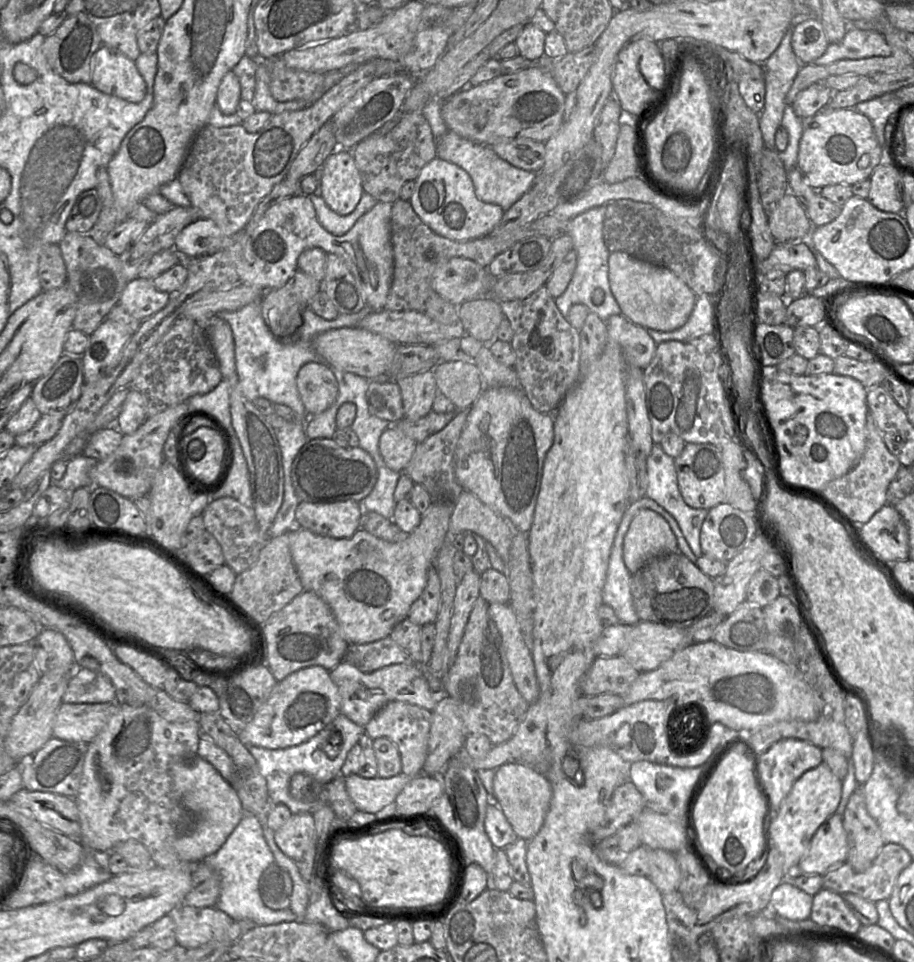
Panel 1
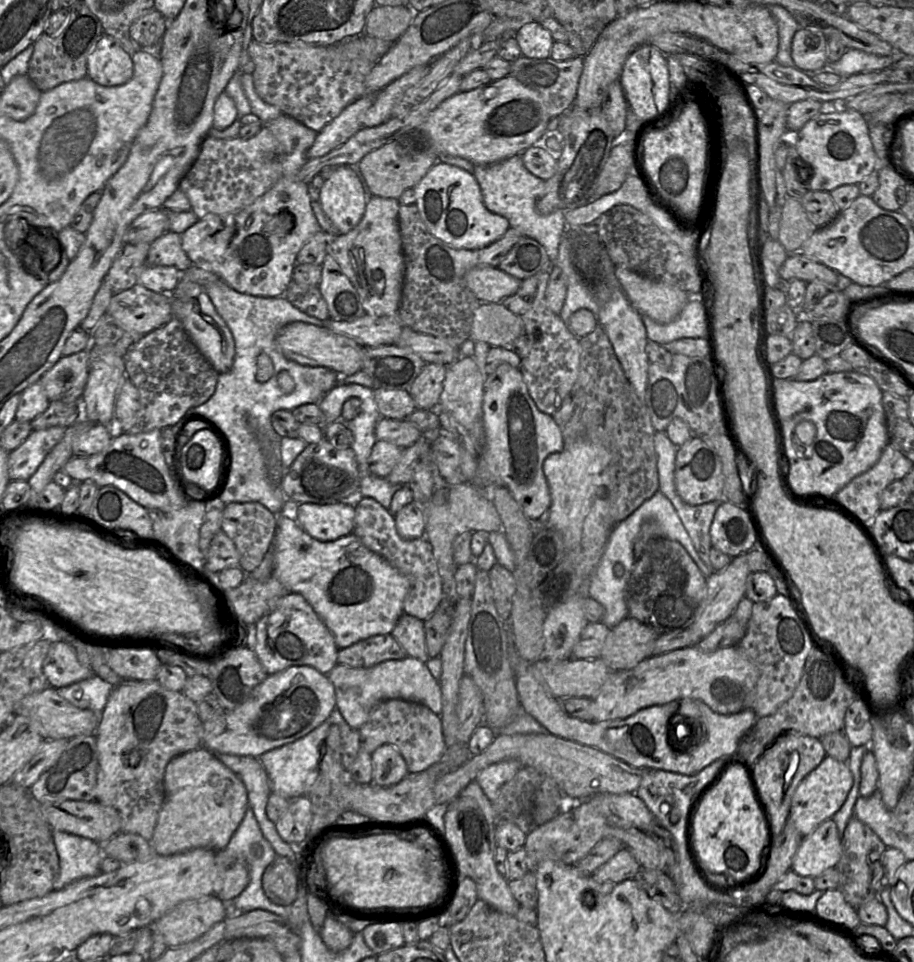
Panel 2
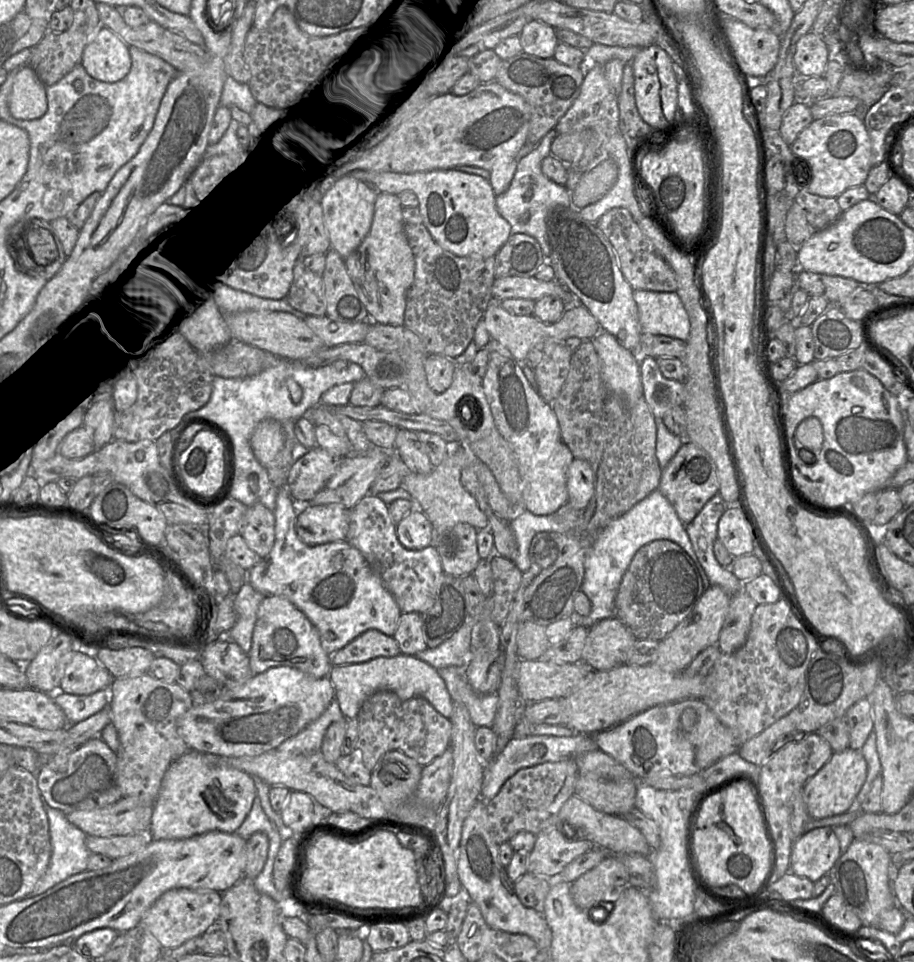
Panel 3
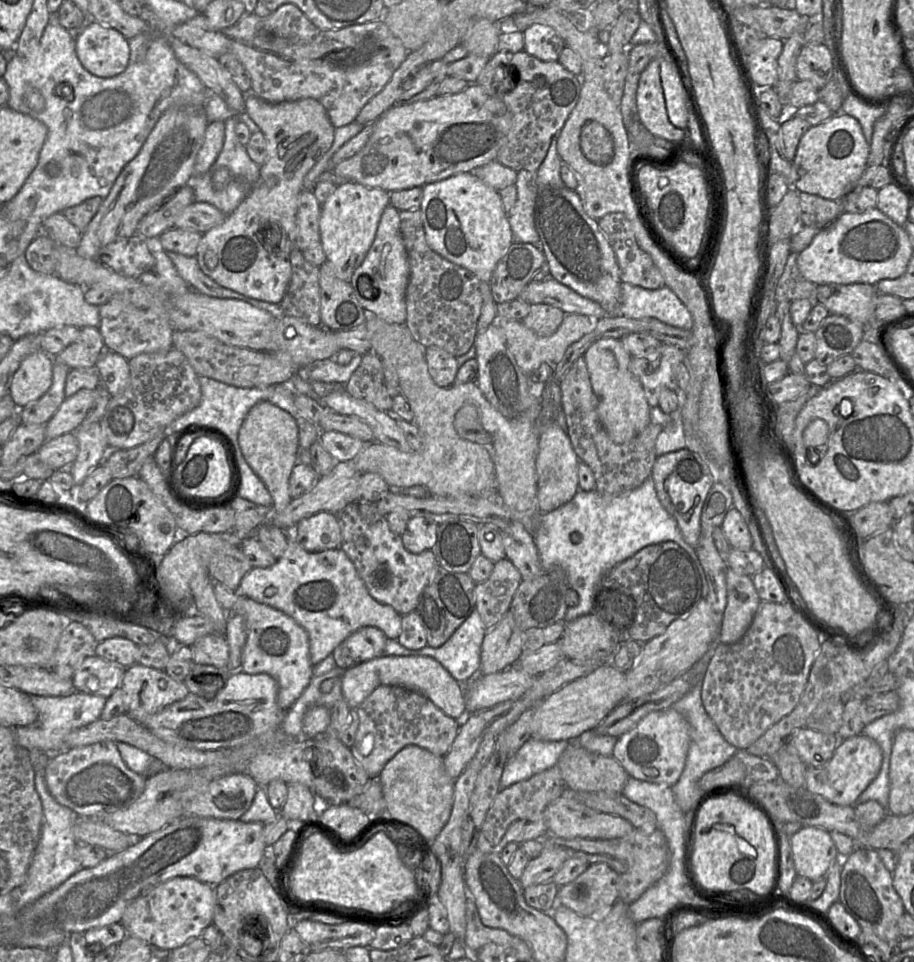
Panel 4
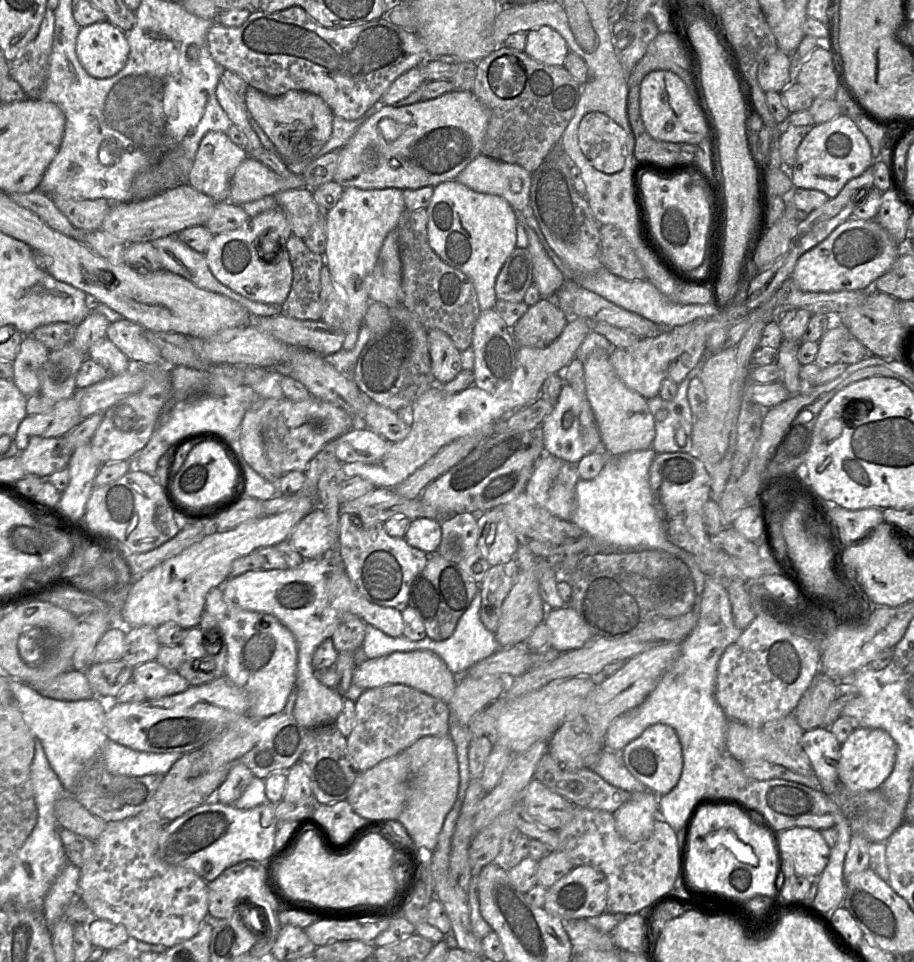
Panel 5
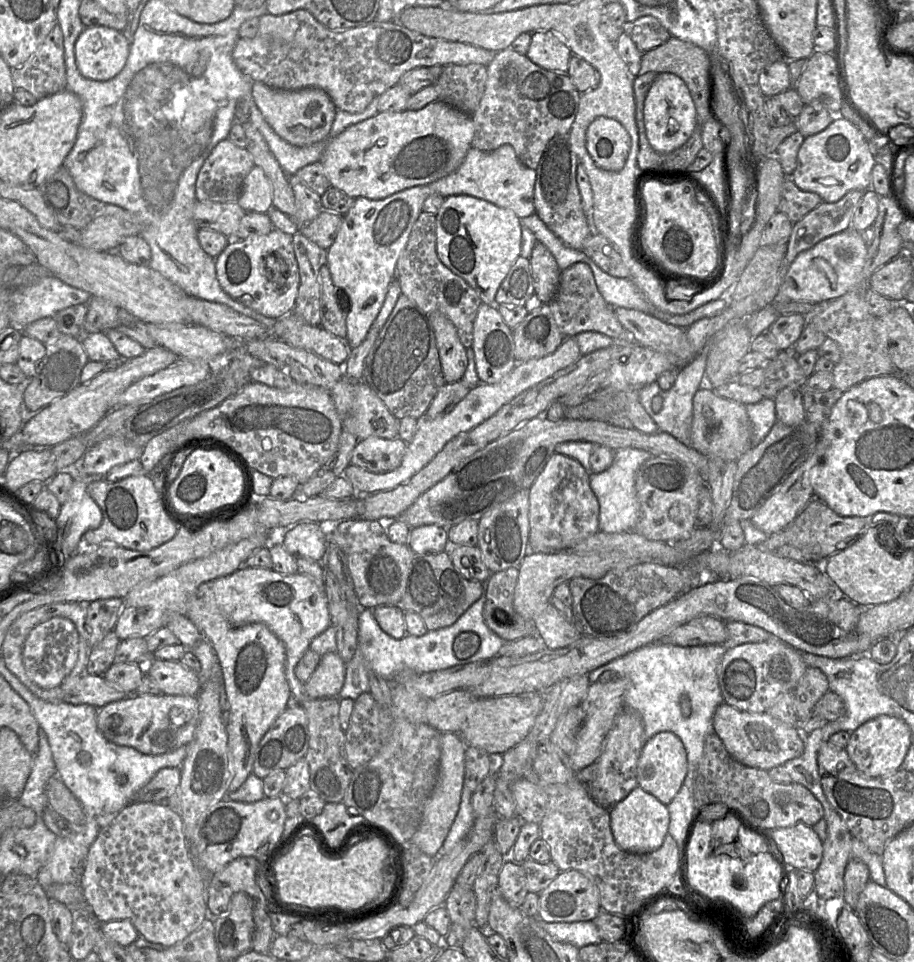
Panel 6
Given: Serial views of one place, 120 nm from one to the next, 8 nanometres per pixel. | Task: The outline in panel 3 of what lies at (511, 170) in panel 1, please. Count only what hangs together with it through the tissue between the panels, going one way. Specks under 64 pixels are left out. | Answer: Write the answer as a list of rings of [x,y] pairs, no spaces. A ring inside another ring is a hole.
[[[550,130],[539,144],[522,157],[516,167],[508,189],[495,197],[500,215],[510,224],[512,234],[526,234],[533,237],[541,247],[545,261],[549,260],[550,247],[547,238],[547,216],[557,206],[572,207],[571,192],[564,185],[548,179],[541,170],[542,160],[551,155],[551,144],[557,133]],[[531,190],[532,196],[525,200],[525,193]]]

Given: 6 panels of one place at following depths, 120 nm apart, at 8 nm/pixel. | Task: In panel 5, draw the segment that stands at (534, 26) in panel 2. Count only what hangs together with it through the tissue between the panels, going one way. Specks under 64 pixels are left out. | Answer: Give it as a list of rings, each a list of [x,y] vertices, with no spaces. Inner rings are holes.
[[[541,26],[527,32],[525,53],[550,66],[563,66],[569,53],[562,35],[549,26]]]

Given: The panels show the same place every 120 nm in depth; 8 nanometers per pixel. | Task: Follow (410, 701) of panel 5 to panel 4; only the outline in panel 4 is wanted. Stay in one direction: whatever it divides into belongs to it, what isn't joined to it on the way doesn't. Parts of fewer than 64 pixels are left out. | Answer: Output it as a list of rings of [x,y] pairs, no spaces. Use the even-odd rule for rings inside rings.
[[[401,686],[377,687],[357,707],[356,711],[359,718],[359,726],[354,744],[350,747],[350,751],[370,779],[378,778],[378,775],[386,763],[408,745],[416,745],[428,750],[436,756],[444,757],[449,751],[460,729],[460,724],[457,720],[443,713],[426,696],[420,692]]]

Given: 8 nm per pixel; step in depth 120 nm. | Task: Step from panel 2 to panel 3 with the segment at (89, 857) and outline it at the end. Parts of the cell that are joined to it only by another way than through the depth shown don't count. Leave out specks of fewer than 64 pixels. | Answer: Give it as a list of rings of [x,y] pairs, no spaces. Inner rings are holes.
[[[42,797],[49,821],[51,857],[44,875],[26,898],[46,892],[72,875],[88,870],[91,852],[86,846],[87,834],[69,822],[66,814],[51,807]]]

